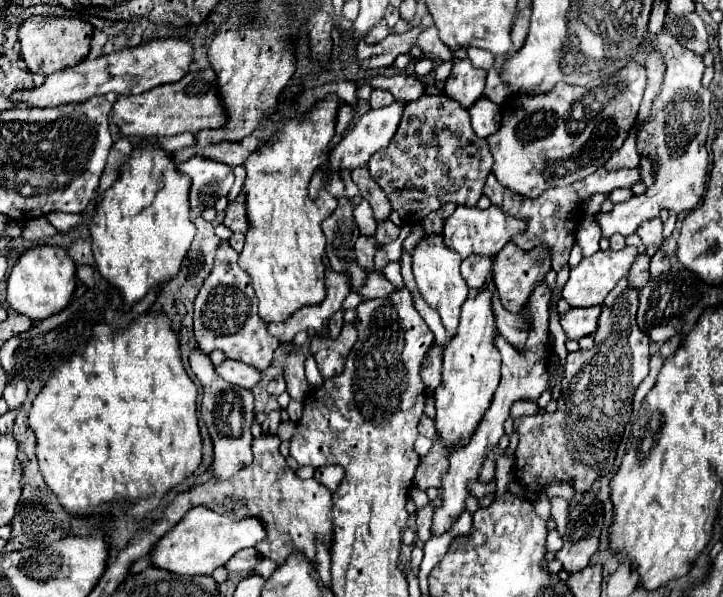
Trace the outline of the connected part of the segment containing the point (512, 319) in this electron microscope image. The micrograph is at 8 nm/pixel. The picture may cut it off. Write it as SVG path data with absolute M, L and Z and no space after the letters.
M492 292L492 308L494 308L494 316L496 316L496 326L498 332L516 348L524 348L524 340L528 336L528 320L508 310L504 310L504 306L500 304L500 300L496 298L496 292Z

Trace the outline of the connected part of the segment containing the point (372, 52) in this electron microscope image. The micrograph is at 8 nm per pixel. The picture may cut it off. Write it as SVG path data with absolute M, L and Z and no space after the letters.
M412 28L404 34L388 34L378 44L364 44L364 40L358 42L358 60L362 68L380 68L380 66L392 66L398 54L410 52L416 46L416 38L424 28Z

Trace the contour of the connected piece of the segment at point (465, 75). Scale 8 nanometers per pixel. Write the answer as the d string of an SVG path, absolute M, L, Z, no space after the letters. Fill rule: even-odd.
M468 58L456 60L446 80L446 96L460 102L464 108L470 108L482 96L484 84L486 70L474 68Z

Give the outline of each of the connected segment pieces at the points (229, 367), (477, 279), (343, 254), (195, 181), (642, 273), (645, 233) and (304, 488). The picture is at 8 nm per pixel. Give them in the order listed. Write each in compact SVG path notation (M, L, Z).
M224 360L222 364L218 364L214 368L216 368L216 374L220 374L224 380L228 380L230 384L236 384L240 388L252 390L260 382L260 370L240 364L236 360Z
M470 256L462 262L462 276L474 290L482 288L492 272L492 260L488 256Z
M340 198L338 208L322 222L322 230L326 236L326 256L330 268L336 272L348 272L352 288L358 288L366 280L366 272L354 260L354 242L360 232L354 222L354 206L350 198Z
M192 156L180 162L180 170L192 178L190 208L210 208L222 196L226 196L234 184L232 168L224 162L208 160L204 156Z
M642 254L640 260L636 260L636 264L632 264L632 272L628 274L630 288L642 288L646 284L646 280L650 278L648 264L650 264L650 256L648 254Z
M652 218L646 220L644 224L640 224L640 228L636 230L636 234L642 238L642 242L648 244L660 244L662 242L662 220L660 218Z
M262 434L252 440L254 460L228 480L210 480L202 486L194 486L188 492L178 494L172 504L164 510L158 522L176 522L194 506L208 506L214 512L226 514L232 520L242 520L242 516L256 516L266 528L266 538L254 548L262 558L270 558L282 564L290 552L304 552L310 562L314 562L314 540L322 540L330 548L332 540L332 520L330 520L330 490L318 480L300 480L294 470L286 464L284 456L278 452L280 438L272 434Z

